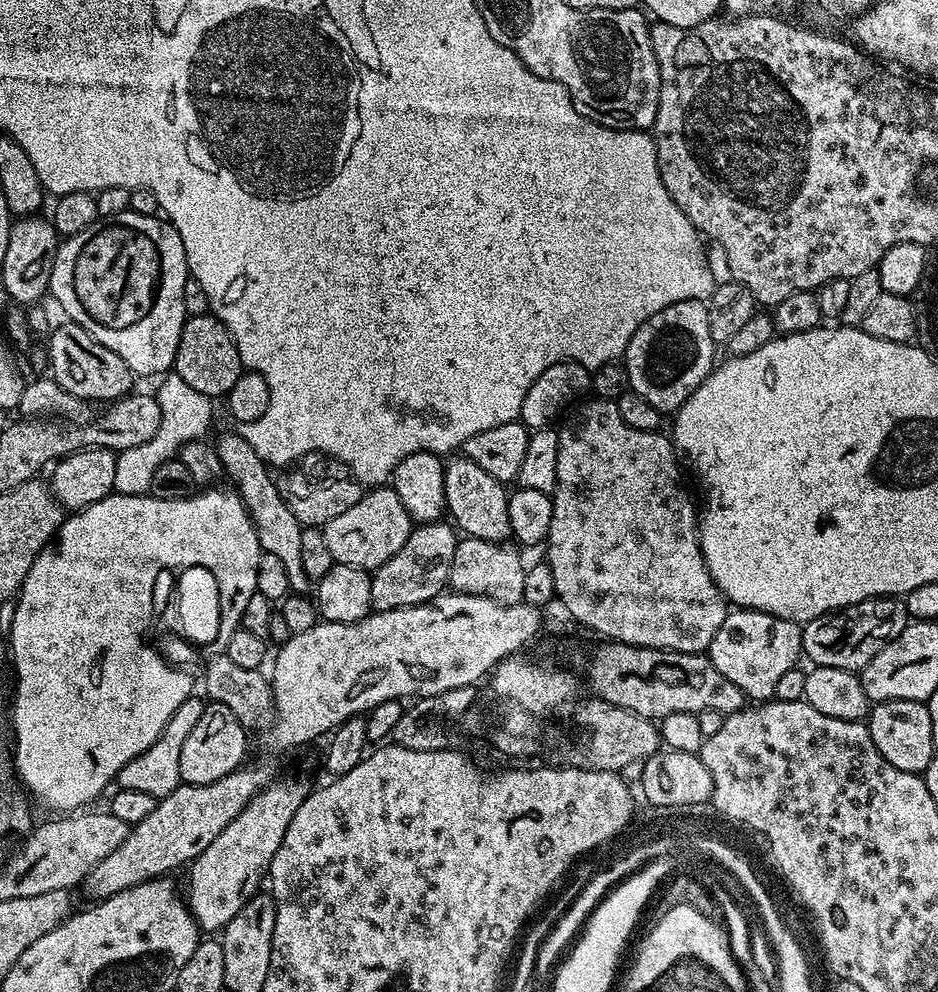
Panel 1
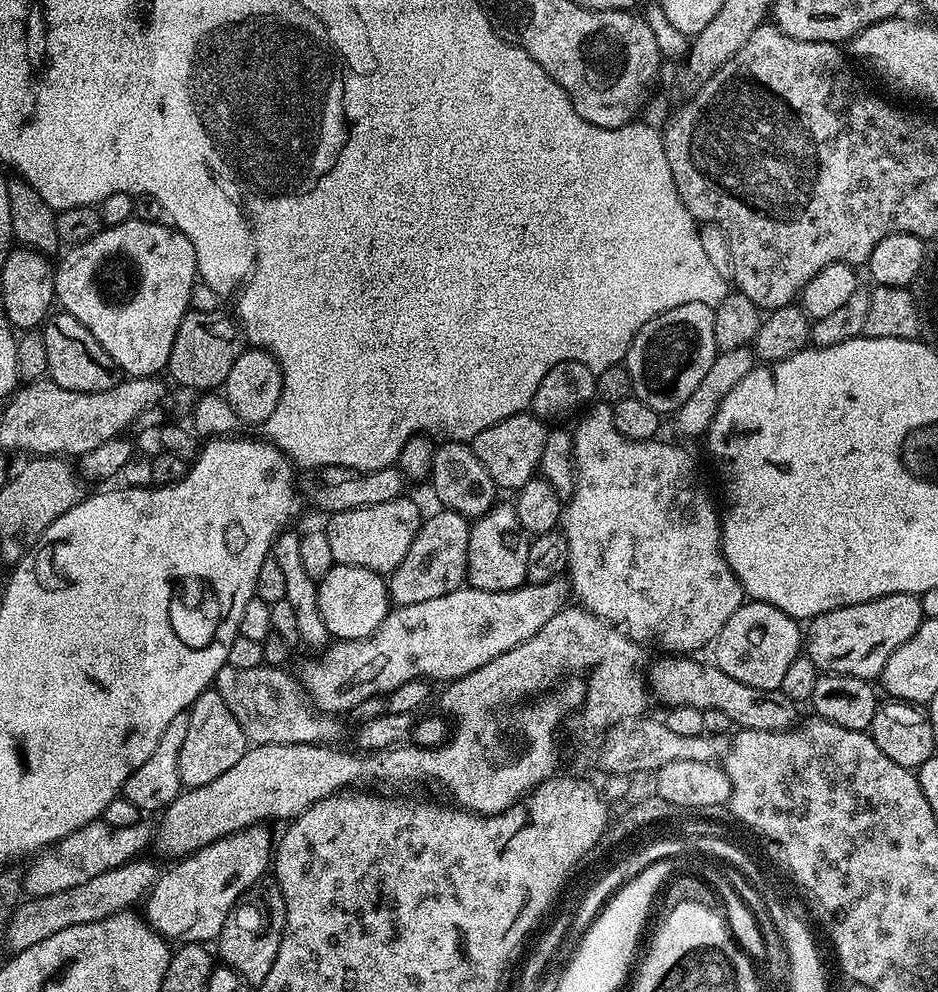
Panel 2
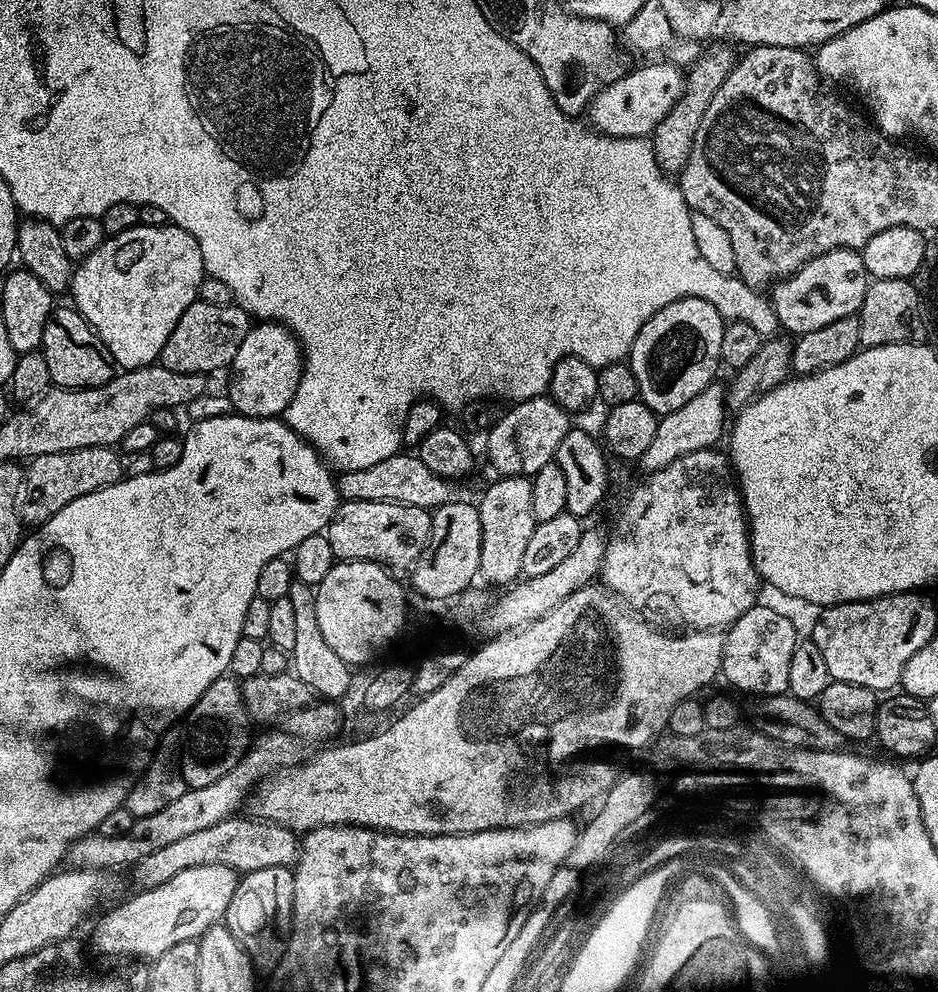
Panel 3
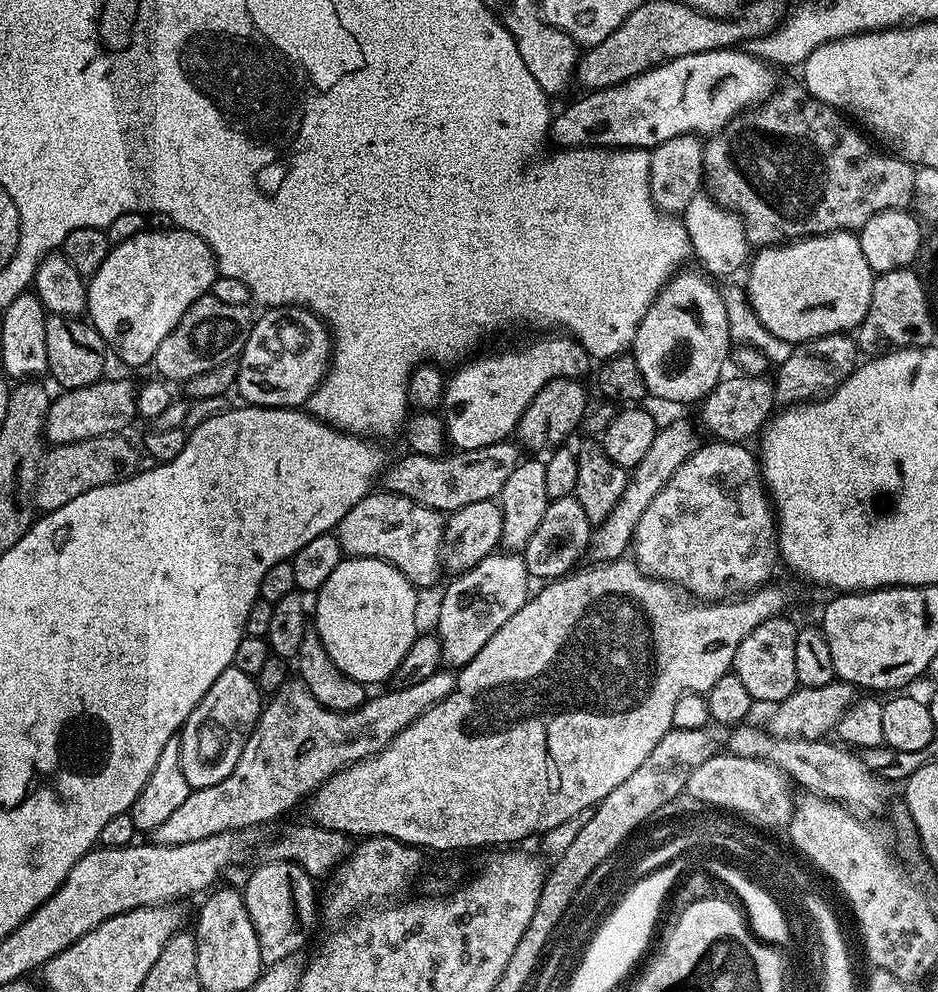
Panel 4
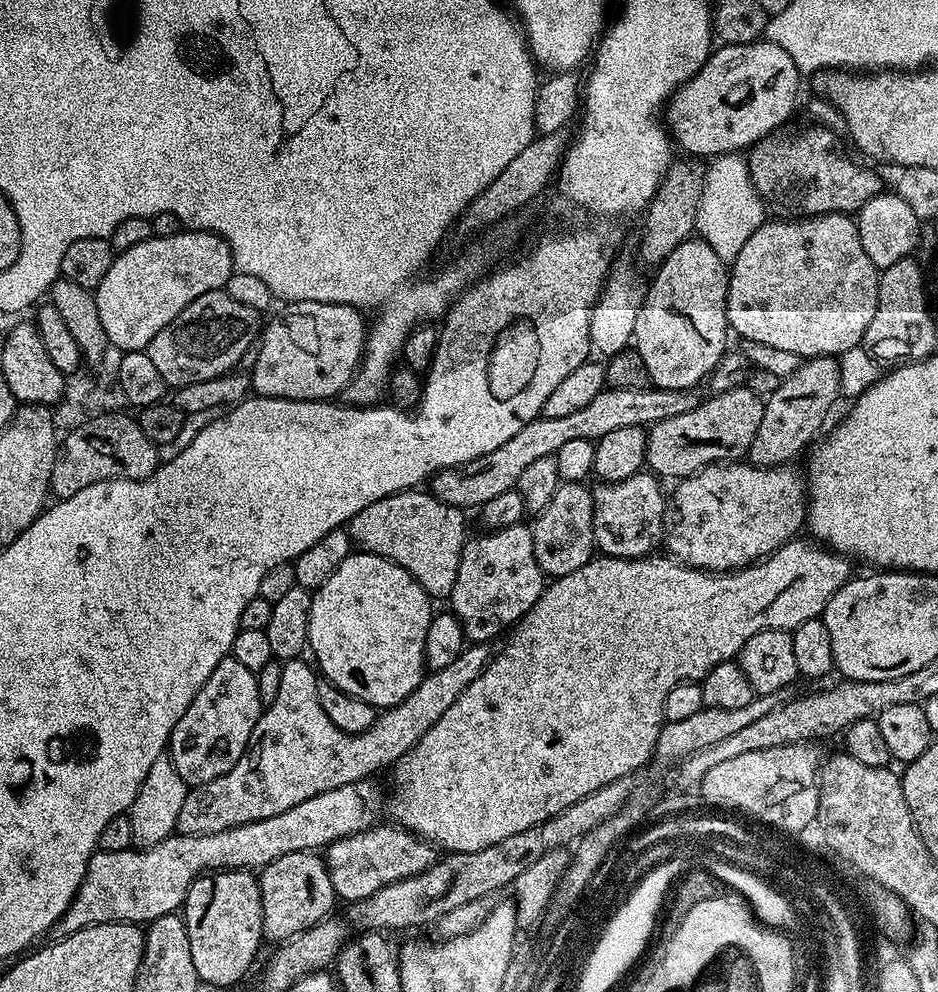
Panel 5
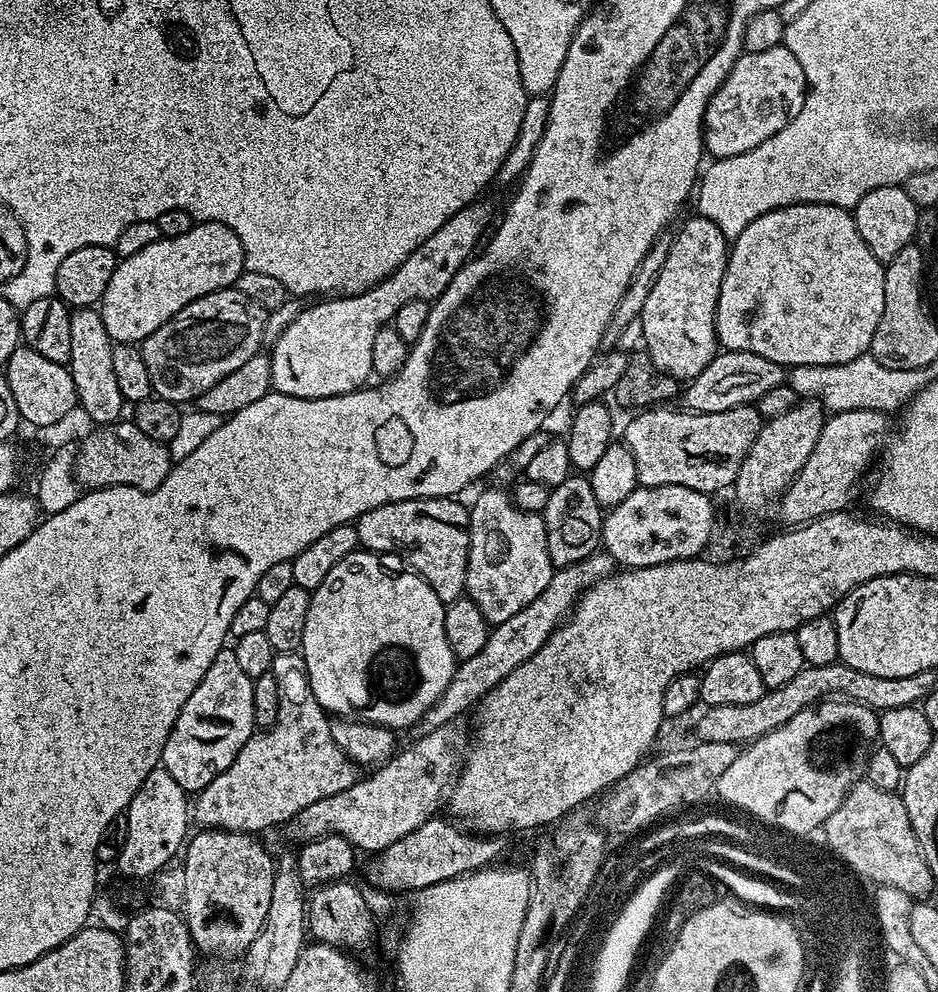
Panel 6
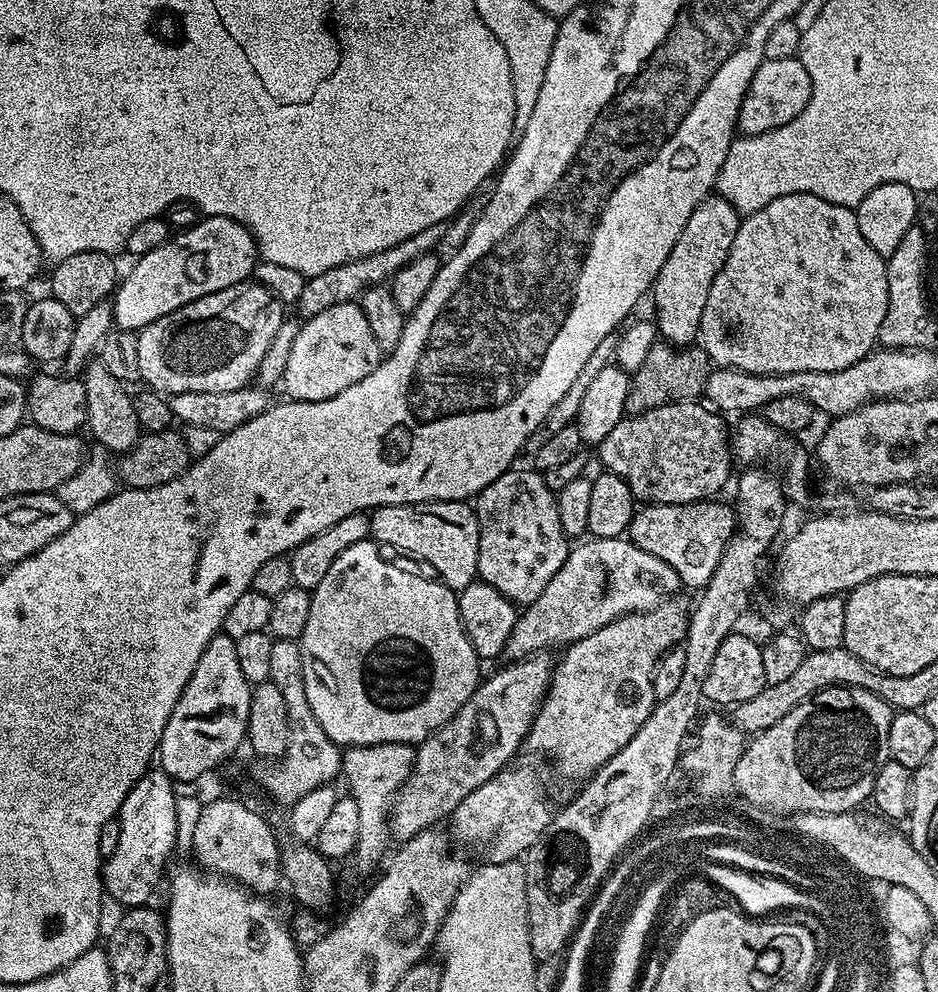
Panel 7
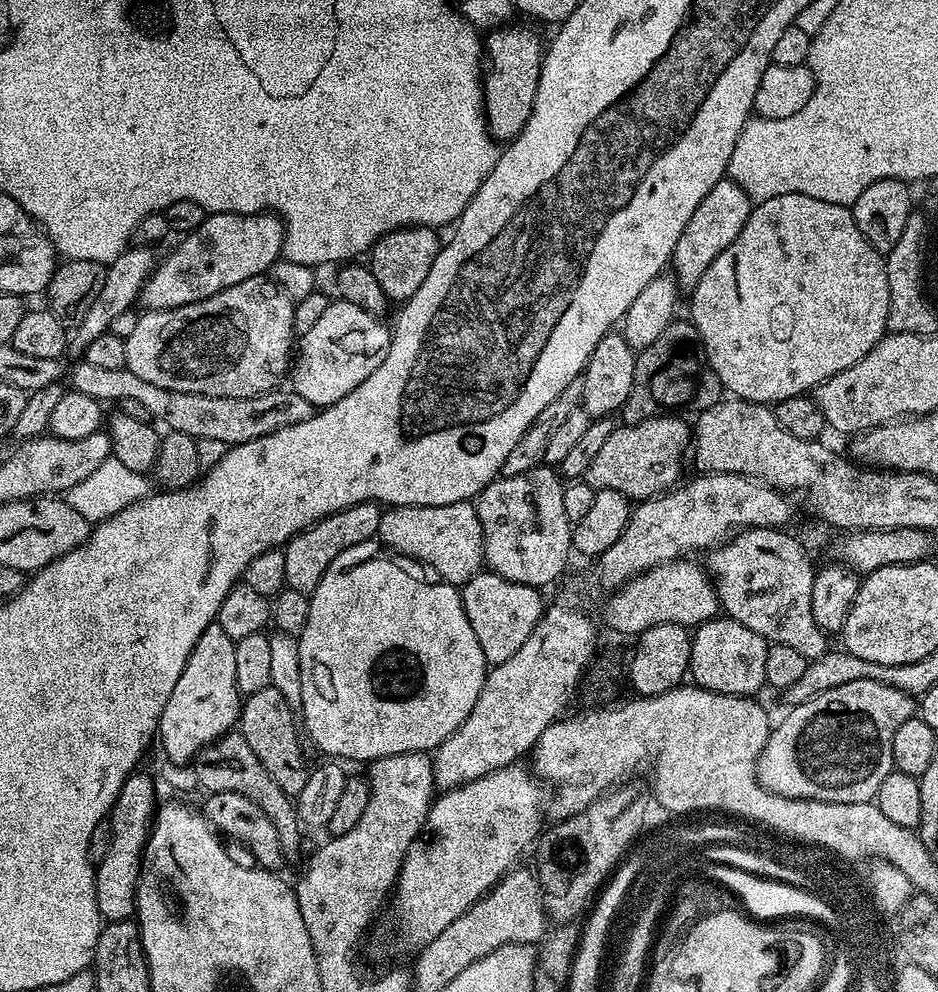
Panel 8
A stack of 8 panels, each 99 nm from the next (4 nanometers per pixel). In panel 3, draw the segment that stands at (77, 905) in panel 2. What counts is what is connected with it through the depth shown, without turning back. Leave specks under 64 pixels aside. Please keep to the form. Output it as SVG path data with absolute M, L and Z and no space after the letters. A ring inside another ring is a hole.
M237 814L228 817L214 826L206 826L206 830L198 830L178 842L170 842L170 846L162 846L162 850L154 850L150 858L142 858L138 863L131 865L132 880L137 889L143 890L162 886L162 882L170 882L178 870L186 870L194 866L217 864L230 866L238 874L266 870L266 866L282 866L283 868L295 865L298 855L298 836L289 828L283 828L270 820L258 820L248 814Z

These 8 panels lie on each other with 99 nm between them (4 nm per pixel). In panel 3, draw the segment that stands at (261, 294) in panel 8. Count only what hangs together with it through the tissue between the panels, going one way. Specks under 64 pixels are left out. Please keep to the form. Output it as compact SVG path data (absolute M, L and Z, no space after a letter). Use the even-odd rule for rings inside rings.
M197 299L196 303L188 307L186 314L178 318L178 326L174 326L174 334L166 338L166 346L162 350L159 363L181 374L195 372L212 374L219 368L227 369L234 354L238 354L238 346L242 346L242 338L246 338L249 327L248 313L235 303L210 306L210 302Z

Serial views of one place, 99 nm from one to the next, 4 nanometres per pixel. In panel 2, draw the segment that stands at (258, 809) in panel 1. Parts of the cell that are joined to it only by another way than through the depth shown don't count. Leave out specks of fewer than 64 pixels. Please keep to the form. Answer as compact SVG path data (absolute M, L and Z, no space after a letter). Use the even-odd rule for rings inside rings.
M263 823L223 836L213 844L175 861L169 872L161 871L146 897L142 912L149 924L169 942L204 944L219 937L233 908L258 881L265 879L274 860L274 836Z

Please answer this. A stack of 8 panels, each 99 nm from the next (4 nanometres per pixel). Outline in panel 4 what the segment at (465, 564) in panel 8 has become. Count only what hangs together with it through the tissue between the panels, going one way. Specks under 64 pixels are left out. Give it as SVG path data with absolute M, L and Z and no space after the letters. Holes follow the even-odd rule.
M373 490L350 509L334 529L345 557L384 560L399 570L417 589L428 588L442 573L440 547L444 541L445 517L397 492Z

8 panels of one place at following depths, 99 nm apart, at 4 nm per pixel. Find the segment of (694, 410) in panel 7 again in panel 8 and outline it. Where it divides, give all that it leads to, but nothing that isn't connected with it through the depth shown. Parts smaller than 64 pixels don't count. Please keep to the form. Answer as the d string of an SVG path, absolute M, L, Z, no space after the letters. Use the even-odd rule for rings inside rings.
M661 414L651 416L646 422L616 427L594 457L590 470L586 470L583 483L598 492L618 490L618 494L633 502L650 500L669 491L681 479L680 455L690 444L689 425L687 428L676 416L679 415Z

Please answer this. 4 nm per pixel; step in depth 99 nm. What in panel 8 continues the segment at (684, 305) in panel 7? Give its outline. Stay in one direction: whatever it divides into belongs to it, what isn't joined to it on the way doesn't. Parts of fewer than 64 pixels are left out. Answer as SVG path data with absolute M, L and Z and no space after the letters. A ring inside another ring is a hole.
M727 178L717 182L714 190L710 190L710 194L706 194L706 198L702 198L702 202L698 202L698 210L694 210L690 222L686 222L686 230L682 230L682 238L678 238L670 261L671 271L681 289L695 288L698 278L702 278L702 274L706 274L706 266L710 266L710 262L714 262L714 258L718 258L718 254L722 254L722 250L726 250L726 246L730 246L730 242L734 242L734 238L738 238L738 234L742 234L742 226L746 226L746 218L750 218L753 207L754 201L748 197L746 190L742 190L742 186L738 186L733 180Z

